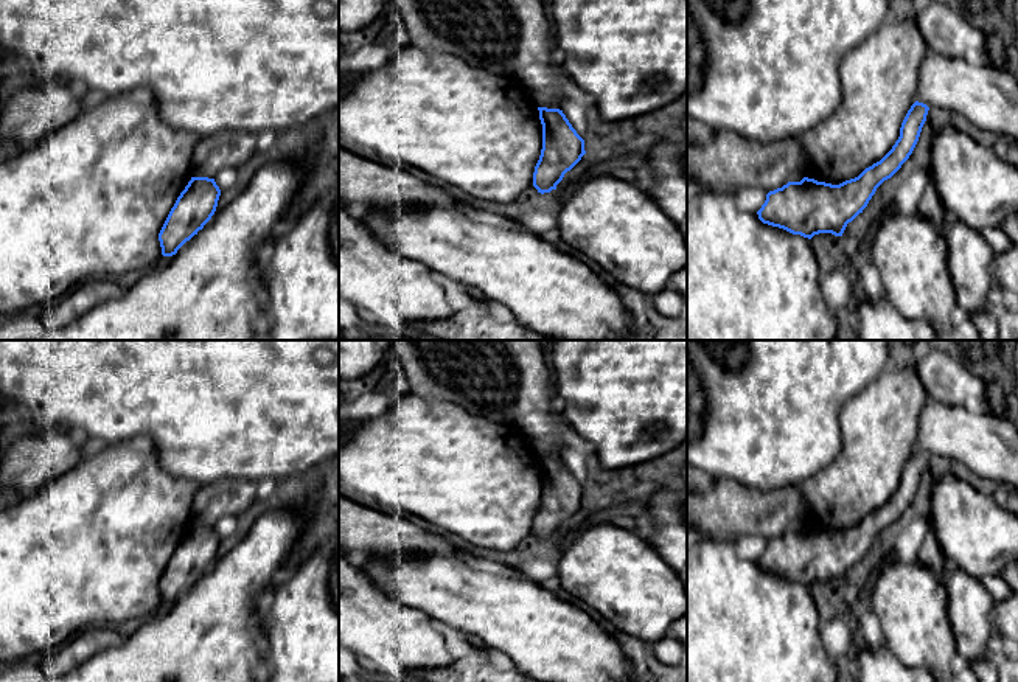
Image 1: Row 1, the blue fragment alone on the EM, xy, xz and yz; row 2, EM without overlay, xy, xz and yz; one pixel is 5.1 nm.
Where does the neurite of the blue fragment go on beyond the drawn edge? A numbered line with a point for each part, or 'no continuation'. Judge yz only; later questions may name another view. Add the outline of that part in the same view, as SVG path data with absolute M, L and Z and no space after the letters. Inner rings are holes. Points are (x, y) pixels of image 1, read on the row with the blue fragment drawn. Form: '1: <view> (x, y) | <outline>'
1: yz (726, 162) | M716 130L706 143L687 144L687 185L709 191L760 186L766 193L805 177L805 154L791 140L755 143L732 130Z

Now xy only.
1: xy (212, 154) | M252 132L202 137L193 152L193 177L214 179L225 168L242 169L256 154L256 134Z

